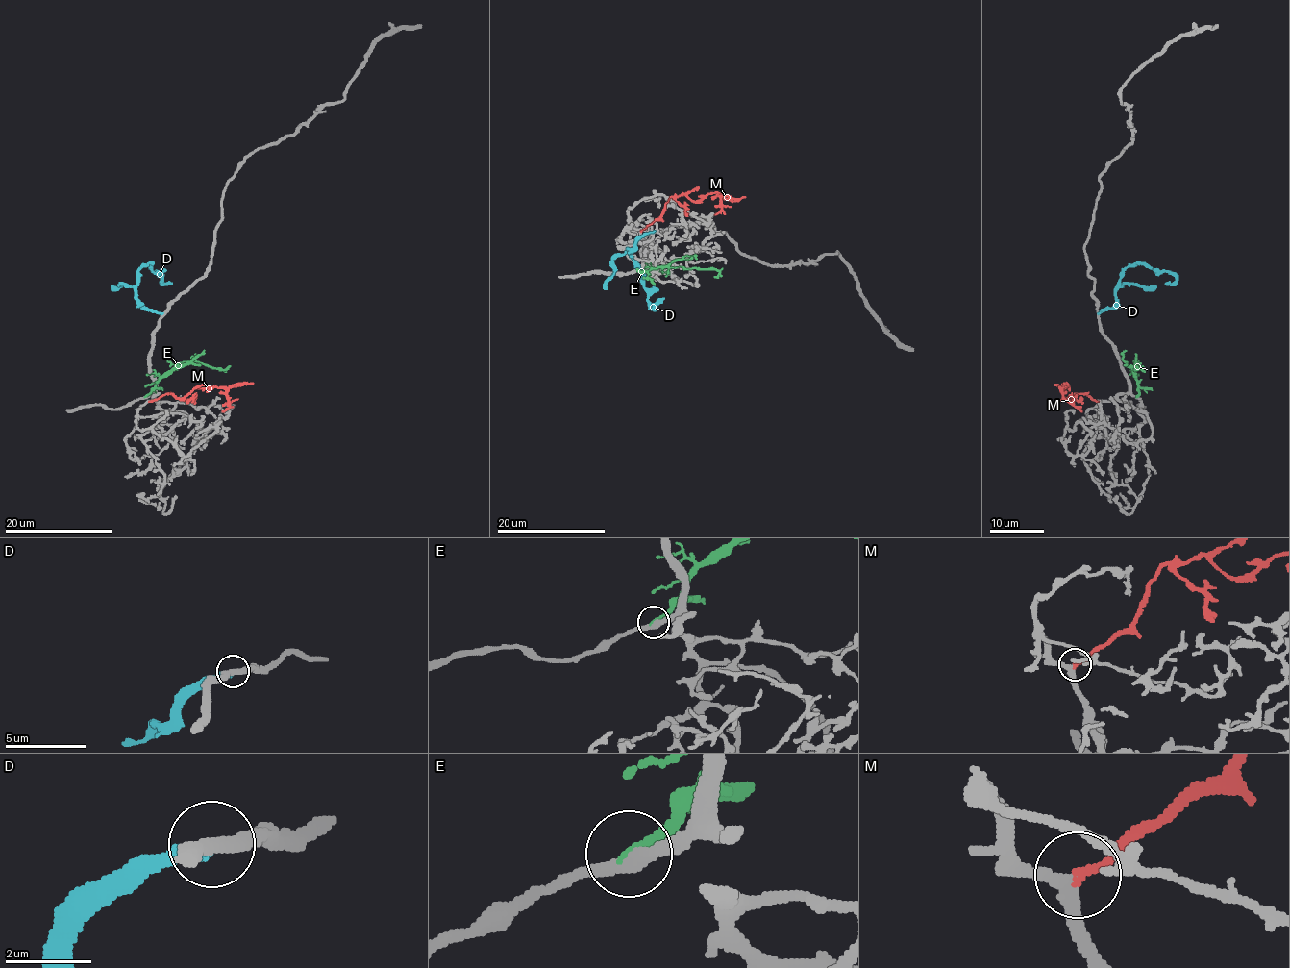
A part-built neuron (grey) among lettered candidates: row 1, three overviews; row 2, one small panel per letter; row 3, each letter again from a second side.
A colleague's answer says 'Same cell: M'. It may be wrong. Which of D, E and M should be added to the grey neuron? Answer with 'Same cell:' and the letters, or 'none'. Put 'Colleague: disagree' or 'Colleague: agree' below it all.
Same cell: M
Colleague: agree

